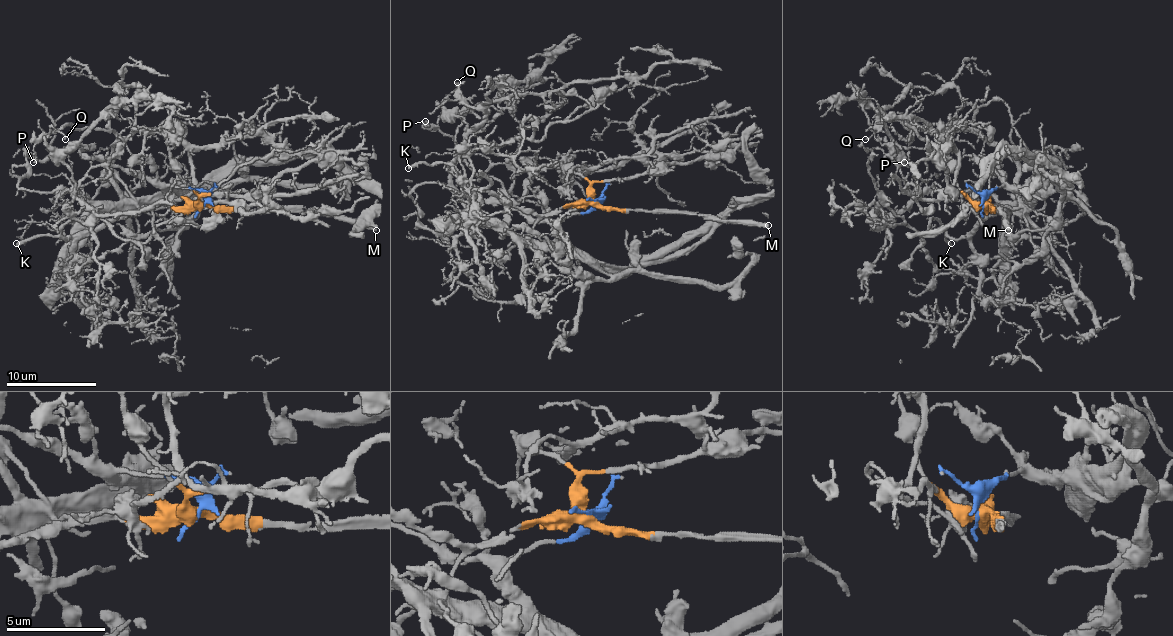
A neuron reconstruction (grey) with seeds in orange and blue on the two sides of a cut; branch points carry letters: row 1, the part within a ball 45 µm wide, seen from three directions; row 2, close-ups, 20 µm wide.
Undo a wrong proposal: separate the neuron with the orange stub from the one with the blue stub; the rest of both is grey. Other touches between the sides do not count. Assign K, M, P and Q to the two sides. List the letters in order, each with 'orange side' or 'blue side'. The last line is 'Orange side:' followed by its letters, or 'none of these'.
K: orange side
M: orange side
P: blue side
Q: blue side
Orange side: K, M

